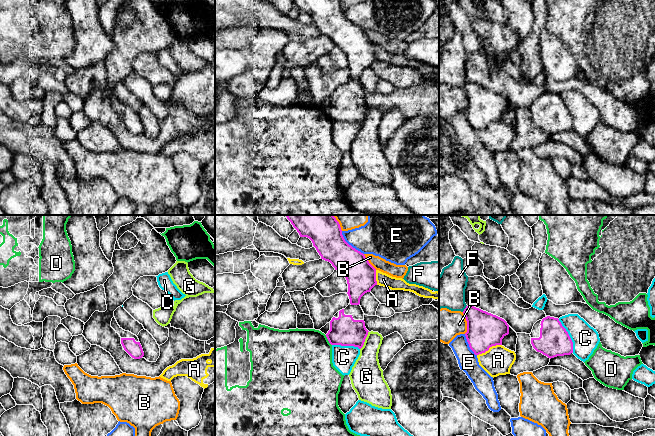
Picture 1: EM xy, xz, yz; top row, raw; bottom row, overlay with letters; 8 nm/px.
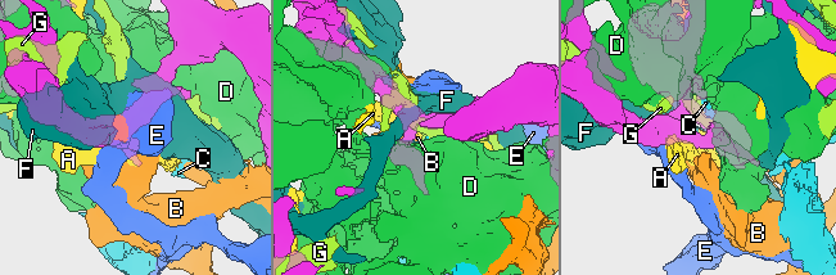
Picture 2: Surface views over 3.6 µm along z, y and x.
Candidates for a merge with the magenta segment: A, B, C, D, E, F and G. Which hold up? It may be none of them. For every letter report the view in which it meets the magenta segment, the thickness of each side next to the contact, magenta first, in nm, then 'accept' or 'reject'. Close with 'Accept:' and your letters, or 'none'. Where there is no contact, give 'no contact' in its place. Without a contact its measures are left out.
A: yz | 280/240 nm | reject
B: yz | 280/260 nm | reject
C: yz | 240/220 nm | reject
D: xz | 240/460 nm | reject
E: xz | 240/260 nm | reject
F: yz | 280/280 nm | reject
G: xz | 240/220 nm | reject
Accept: none

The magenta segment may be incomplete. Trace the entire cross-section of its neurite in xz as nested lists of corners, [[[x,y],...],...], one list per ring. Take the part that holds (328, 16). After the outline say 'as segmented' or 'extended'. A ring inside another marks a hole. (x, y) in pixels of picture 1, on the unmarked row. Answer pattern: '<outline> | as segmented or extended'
[[[340,0],[292,1],[300,13],[312,17],[321,35],[330,38],[347,56],[350,79],[330,97],[330,106],[326,110],[329,119],[361,125],[369,107],[365,103],[360,75],[377,61],[376,45],[363,29],[345,17]]] | extended

